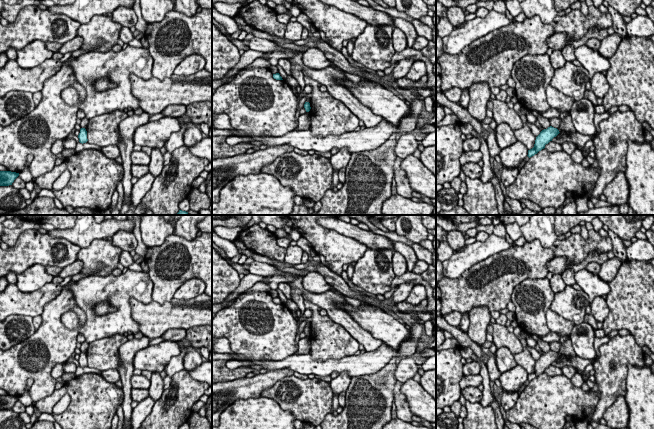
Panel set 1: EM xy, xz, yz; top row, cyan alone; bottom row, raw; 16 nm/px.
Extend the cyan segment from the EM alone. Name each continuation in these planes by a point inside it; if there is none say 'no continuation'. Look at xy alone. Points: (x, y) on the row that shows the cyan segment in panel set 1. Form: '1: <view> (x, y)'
no continuation

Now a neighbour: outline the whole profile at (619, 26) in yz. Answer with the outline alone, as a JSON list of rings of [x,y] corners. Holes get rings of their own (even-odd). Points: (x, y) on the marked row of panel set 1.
[[[608,5],[608,12],[611,14],[613,20],[614,32],[619,34],[623,39],[627,36],[626,23],[623,16],[619,14],[613,7]]]

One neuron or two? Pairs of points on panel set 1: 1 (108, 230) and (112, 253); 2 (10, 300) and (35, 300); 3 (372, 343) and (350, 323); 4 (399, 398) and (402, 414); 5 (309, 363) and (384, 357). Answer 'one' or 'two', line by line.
1: two
2: one
3: one
4: one
5: one

